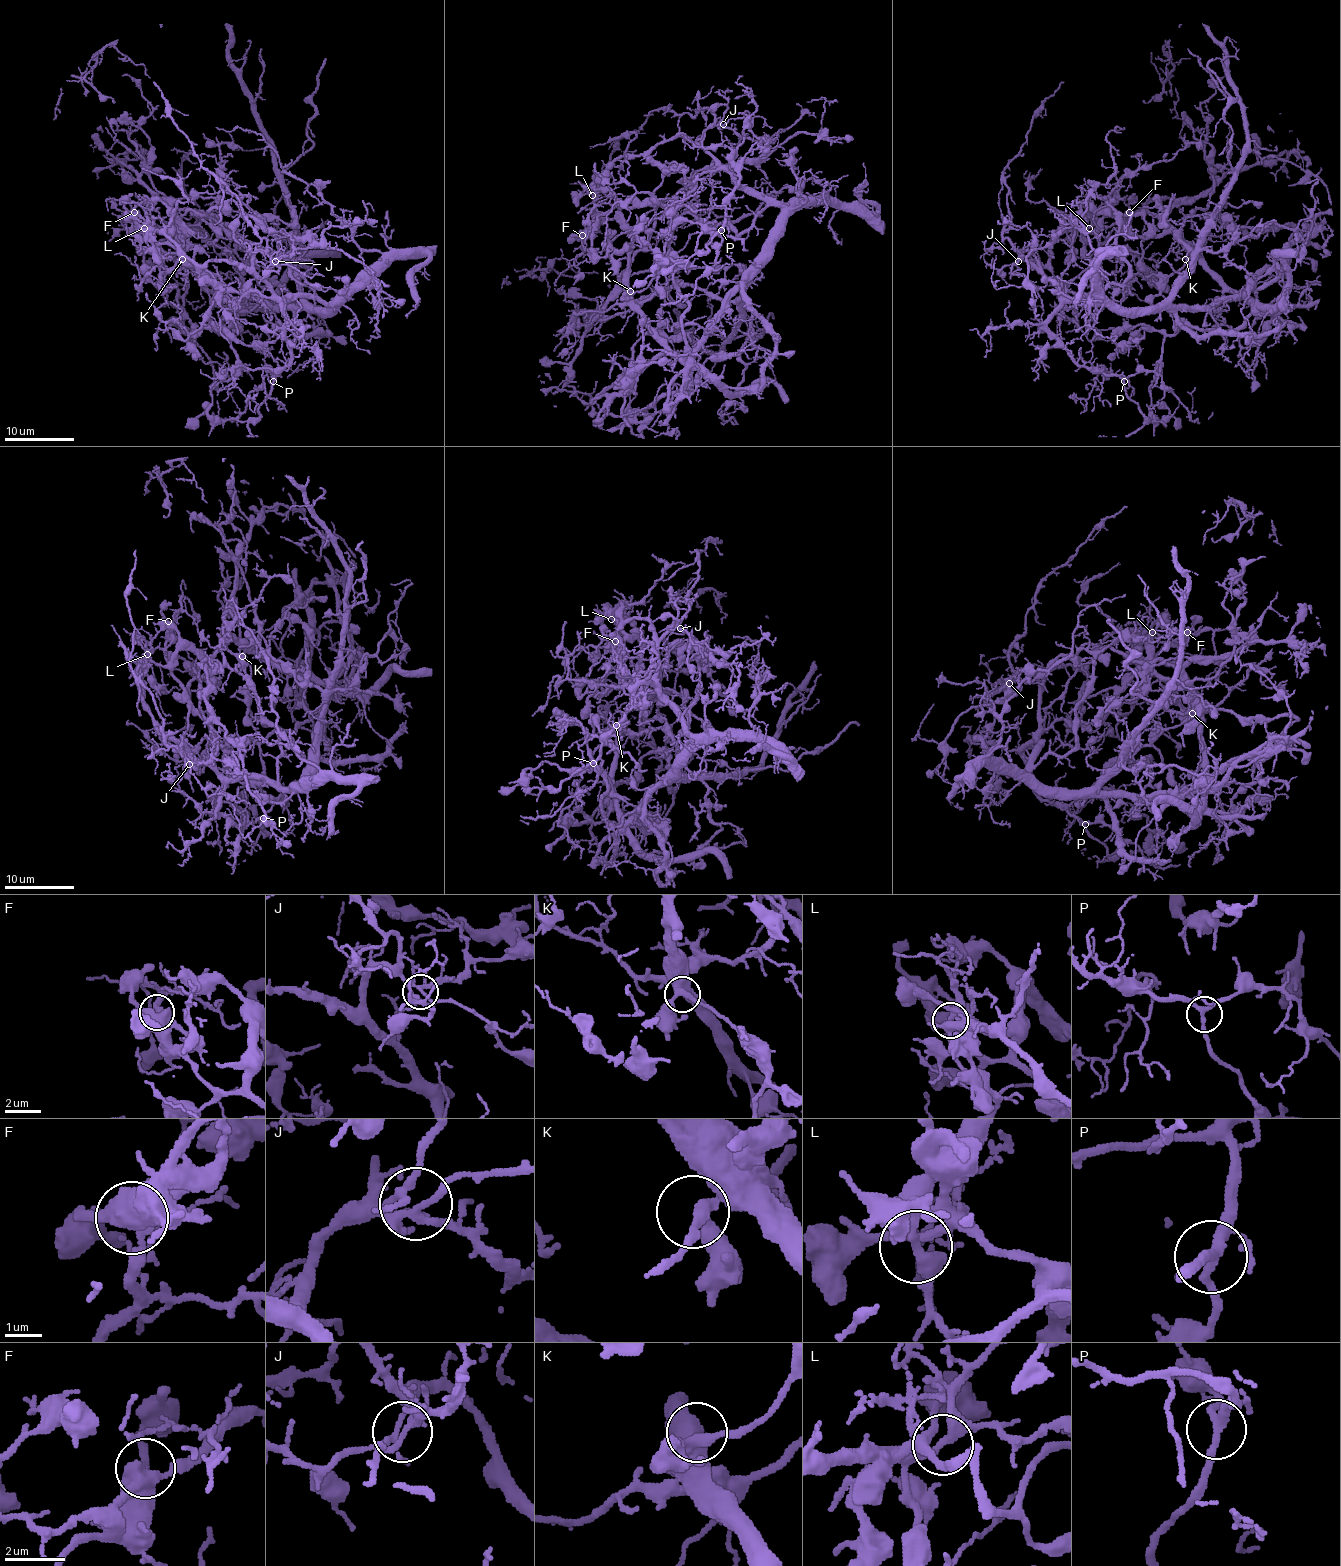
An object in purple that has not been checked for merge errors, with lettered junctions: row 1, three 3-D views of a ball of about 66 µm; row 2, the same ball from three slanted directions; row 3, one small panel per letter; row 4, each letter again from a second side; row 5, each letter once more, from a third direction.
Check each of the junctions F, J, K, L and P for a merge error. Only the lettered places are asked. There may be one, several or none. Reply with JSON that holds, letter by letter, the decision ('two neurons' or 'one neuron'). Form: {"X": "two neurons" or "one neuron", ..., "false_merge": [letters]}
{"F": "one neuron", "J": "one neuron", "K": "one neuron", "L": "one neuron", "P": "one neuron", "false_merge": []}

